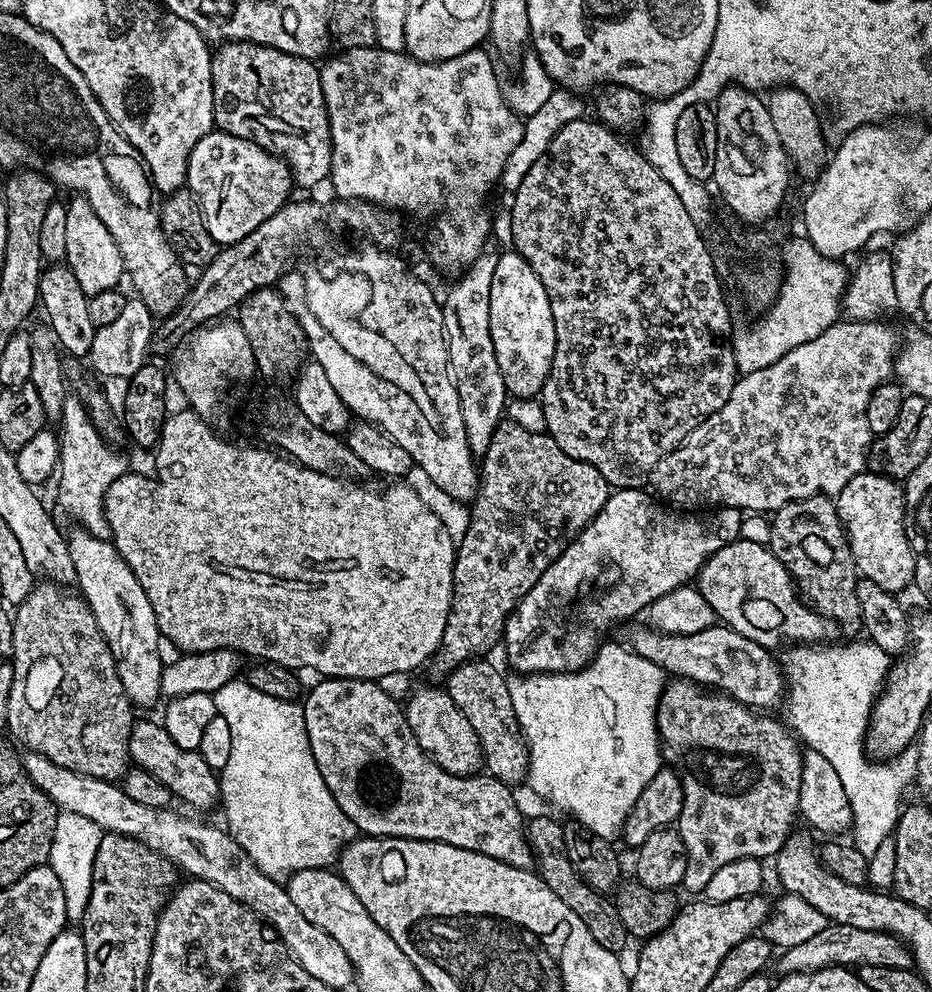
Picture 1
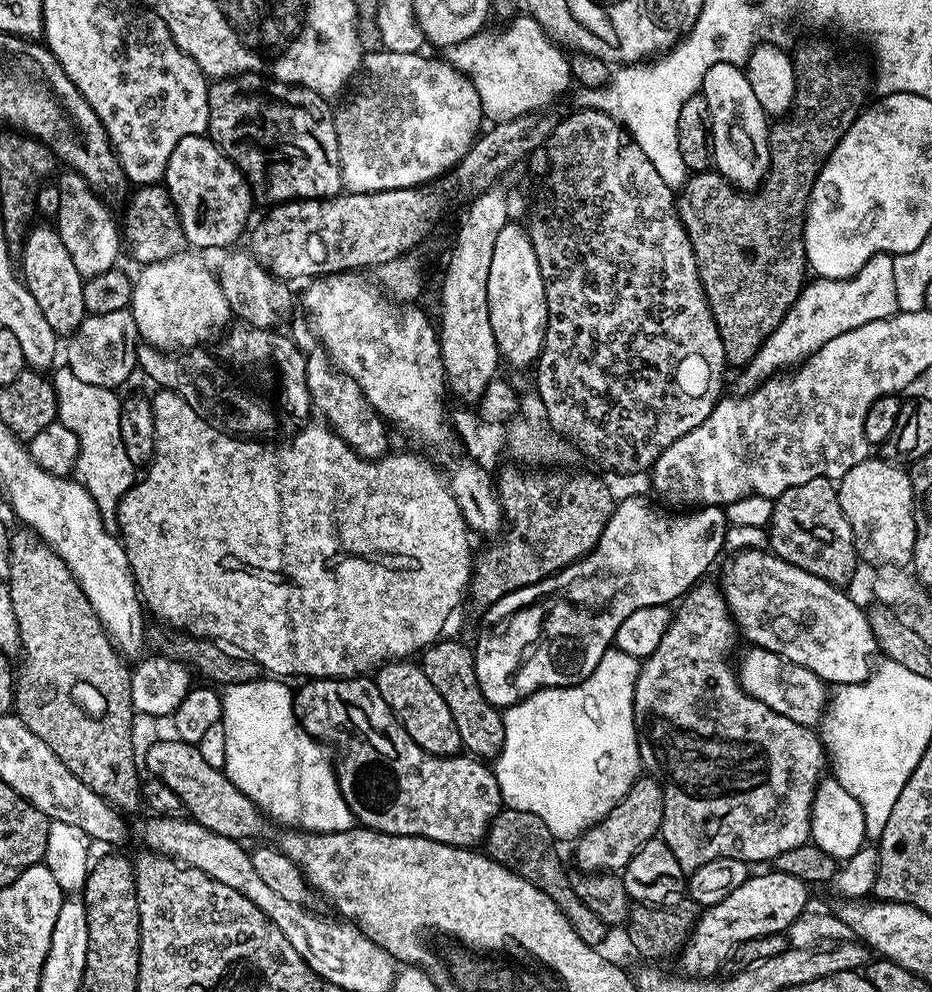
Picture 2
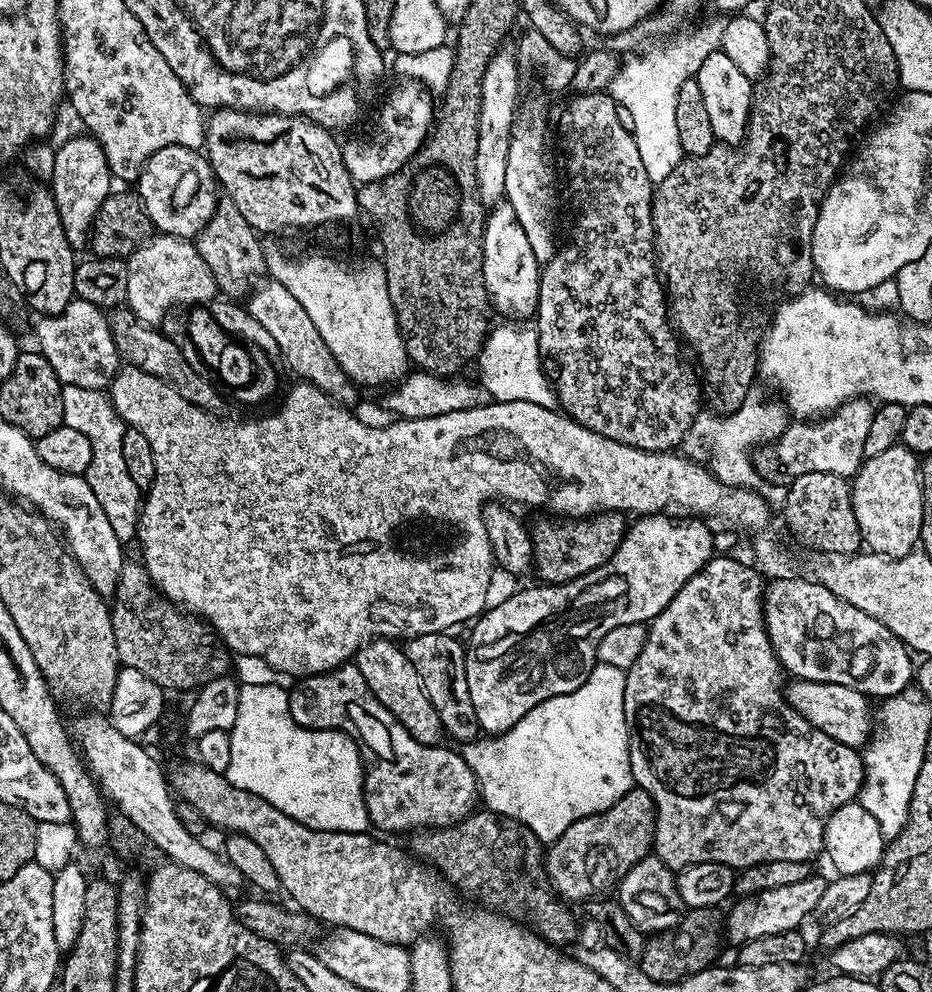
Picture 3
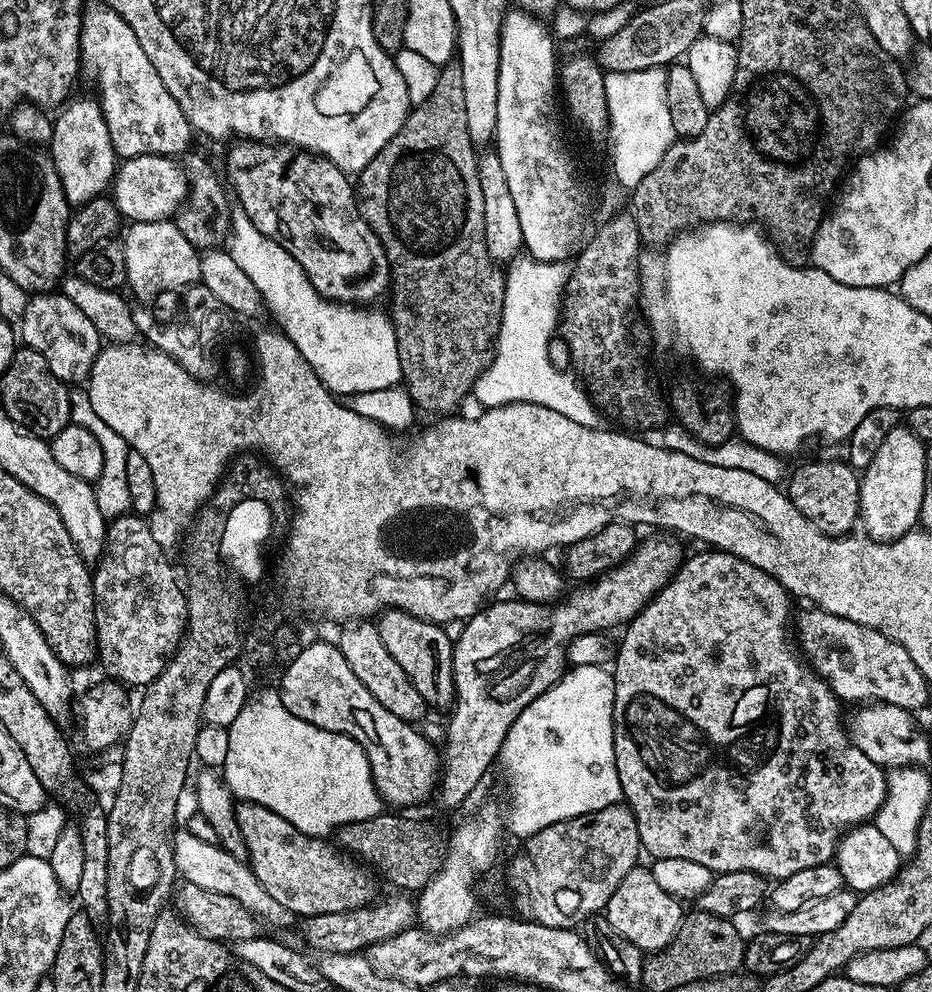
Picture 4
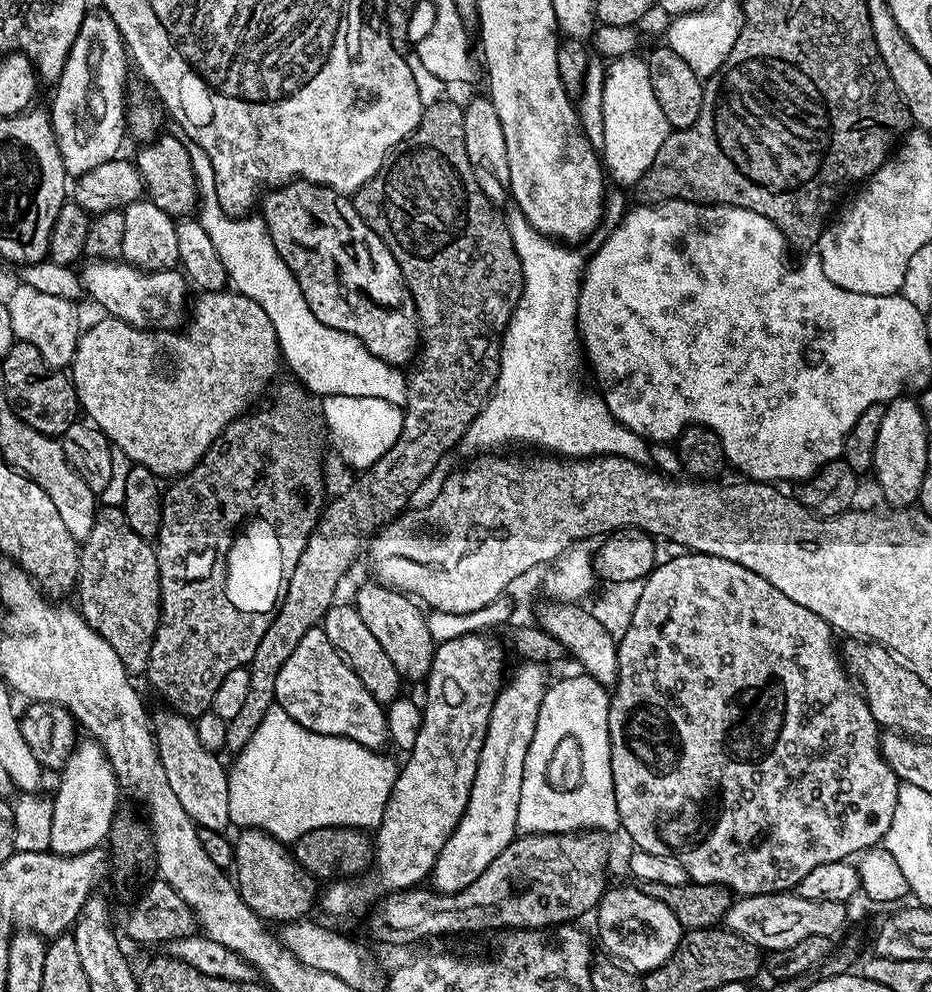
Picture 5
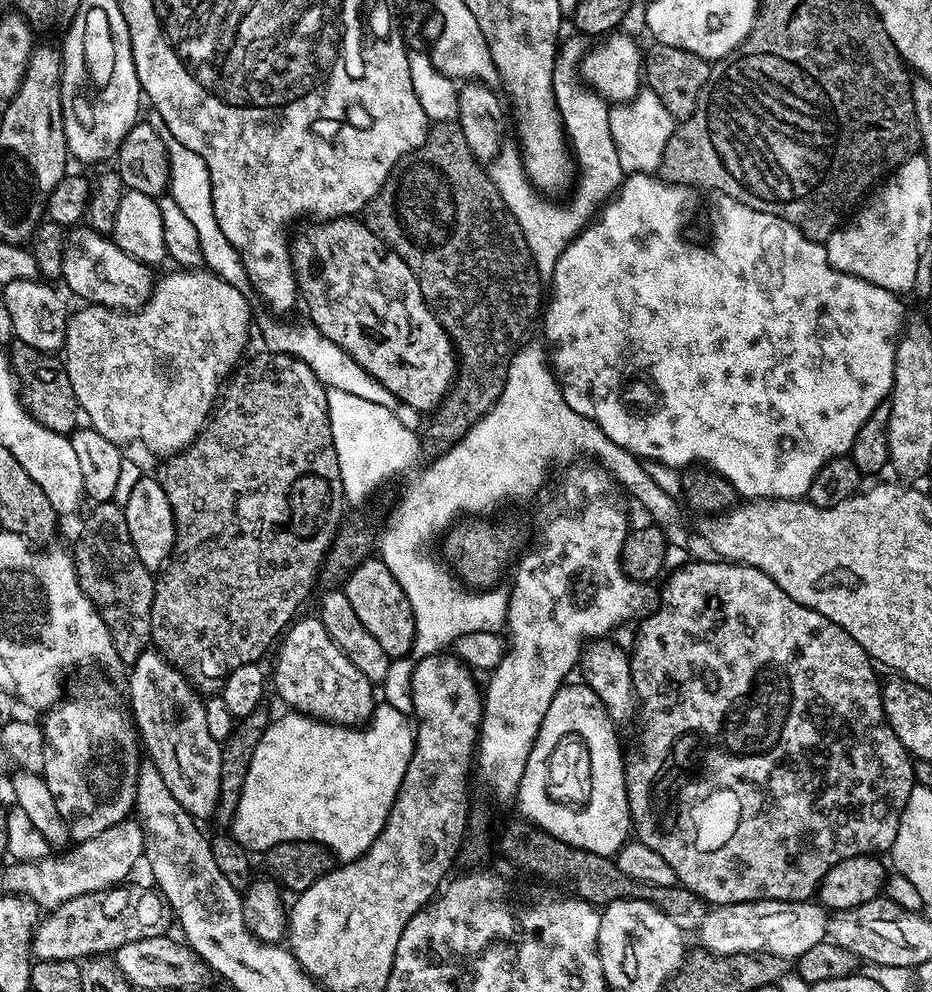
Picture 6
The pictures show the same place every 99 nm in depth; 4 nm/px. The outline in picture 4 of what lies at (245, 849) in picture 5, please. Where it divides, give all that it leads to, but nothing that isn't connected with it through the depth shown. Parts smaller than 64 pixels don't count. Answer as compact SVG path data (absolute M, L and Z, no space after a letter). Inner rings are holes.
M237 803L236 817L238 830L242 830L242 838L246 842L250 867L262 884L262 890L266 890L278 906L286 906L293 917L338 914L365 908L377 899L373 873L367 867L357 866L327 839L302 834L290 826L286 818L274 814L274 810L266 810L257 804Z

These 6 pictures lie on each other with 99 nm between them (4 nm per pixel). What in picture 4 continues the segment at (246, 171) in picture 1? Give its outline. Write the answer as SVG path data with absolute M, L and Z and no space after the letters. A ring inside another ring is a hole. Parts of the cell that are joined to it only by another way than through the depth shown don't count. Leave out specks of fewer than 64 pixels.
M129 156L117 167L110 185L110 199L128 222L154 222L175 217L187 198L188 175L170 156Z

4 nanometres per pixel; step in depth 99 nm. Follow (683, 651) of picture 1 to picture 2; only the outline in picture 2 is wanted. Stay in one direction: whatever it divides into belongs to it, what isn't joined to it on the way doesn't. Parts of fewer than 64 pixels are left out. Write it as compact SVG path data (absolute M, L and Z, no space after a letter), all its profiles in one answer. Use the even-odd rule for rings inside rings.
M755 646L747 650L749 652L738 663L738 675L744 692L758 698L758 702L770 706L770 710L777 711L793 722L809 726L819 725L830 699L825 681L820 680L818 674L806 670L806 666L798 666L798 662L782 658L782 654L774 654L770 650Z

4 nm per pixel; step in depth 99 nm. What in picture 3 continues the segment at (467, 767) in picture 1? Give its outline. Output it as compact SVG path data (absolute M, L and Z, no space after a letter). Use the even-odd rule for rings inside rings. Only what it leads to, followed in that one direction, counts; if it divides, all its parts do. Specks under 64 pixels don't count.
M373 638L357 650L354 663L362 678L366 678L366 686L398 718L402 726L416 742L423 745L439 745L440 738L445 735L442 718L438 718L438 710L434 710L434 702L424 693L422 678L418 678L418 670L414 670L414 662L406 658L403 647L392 638Z

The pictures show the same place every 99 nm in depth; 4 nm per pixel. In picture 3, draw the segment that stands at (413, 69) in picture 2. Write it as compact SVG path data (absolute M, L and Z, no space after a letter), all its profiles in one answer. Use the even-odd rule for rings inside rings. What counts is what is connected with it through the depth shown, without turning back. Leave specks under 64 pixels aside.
M400 82L389 96L383 97L382 103L392 110L392 116L388 122L388 128L392 128L392 134L388 134L388 138L384 138L382 144L374 144L372 152L368 152L368 143L363 138L352 140L348 145L345 143L342 148L346 170L357 185L374 184L378 180L384 180L390 174L399 172L422 147L434 123L433 97L422 90L419 83Z

